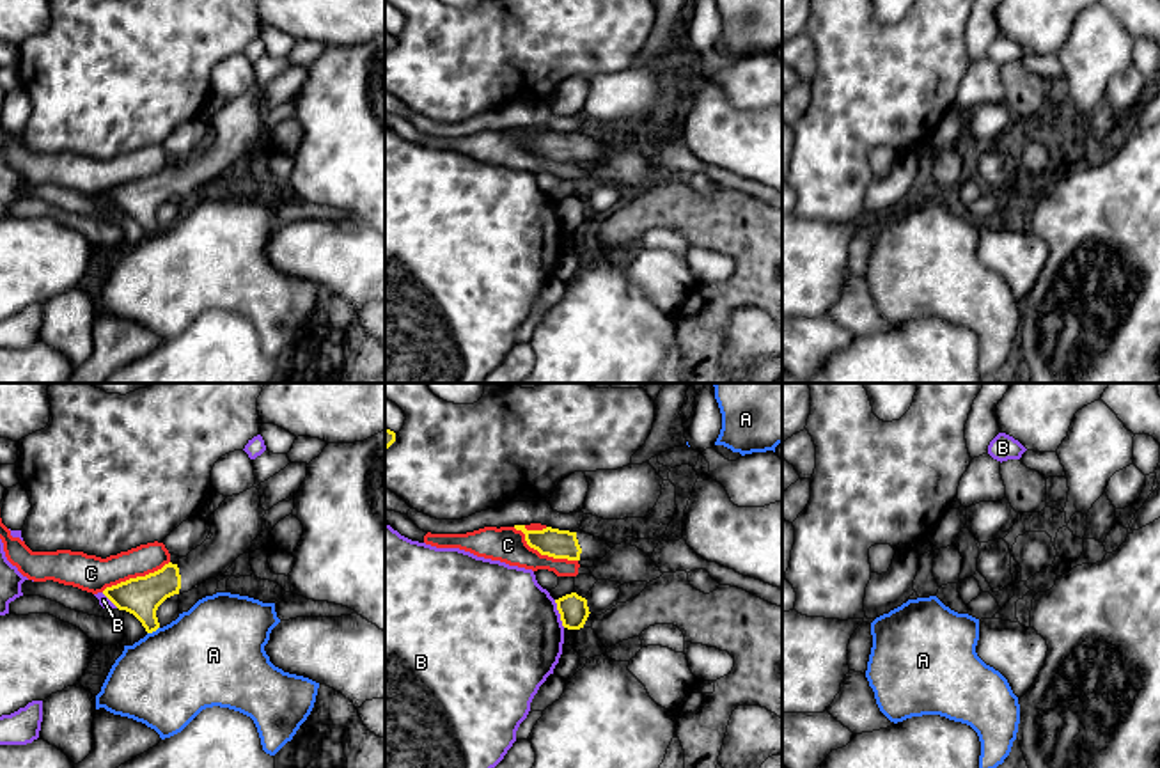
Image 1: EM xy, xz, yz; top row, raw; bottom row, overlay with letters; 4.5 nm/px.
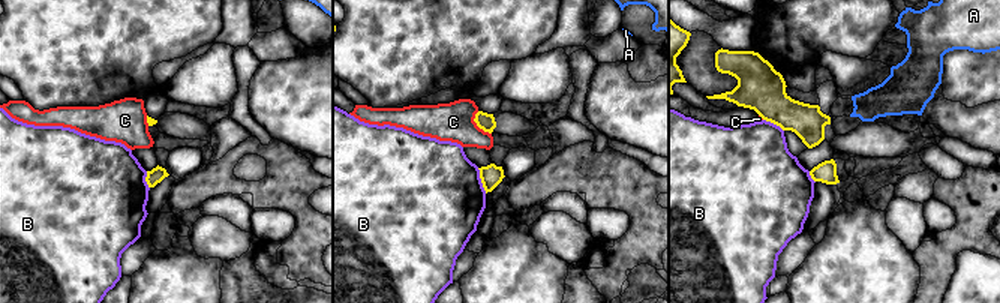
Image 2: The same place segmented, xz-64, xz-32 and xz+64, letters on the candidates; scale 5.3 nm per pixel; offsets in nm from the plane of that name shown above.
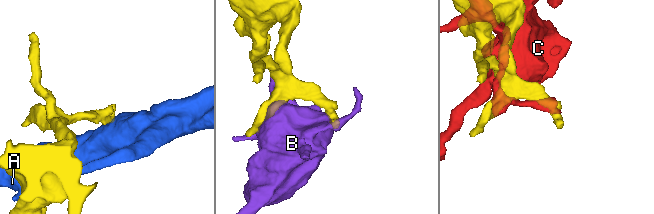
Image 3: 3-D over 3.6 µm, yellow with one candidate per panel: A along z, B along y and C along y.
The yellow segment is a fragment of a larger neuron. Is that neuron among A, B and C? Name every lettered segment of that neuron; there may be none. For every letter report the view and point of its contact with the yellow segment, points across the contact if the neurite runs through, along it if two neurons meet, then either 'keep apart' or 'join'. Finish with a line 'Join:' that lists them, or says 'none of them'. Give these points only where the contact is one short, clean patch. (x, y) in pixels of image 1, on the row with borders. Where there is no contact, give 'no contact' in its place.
A: xy (153, 630) | along xy (158, 626), (148, 634) | keep apart
B: xz (559, 612) | keep apart
C: xz (543, 554) | keep apart
Join: none of them

